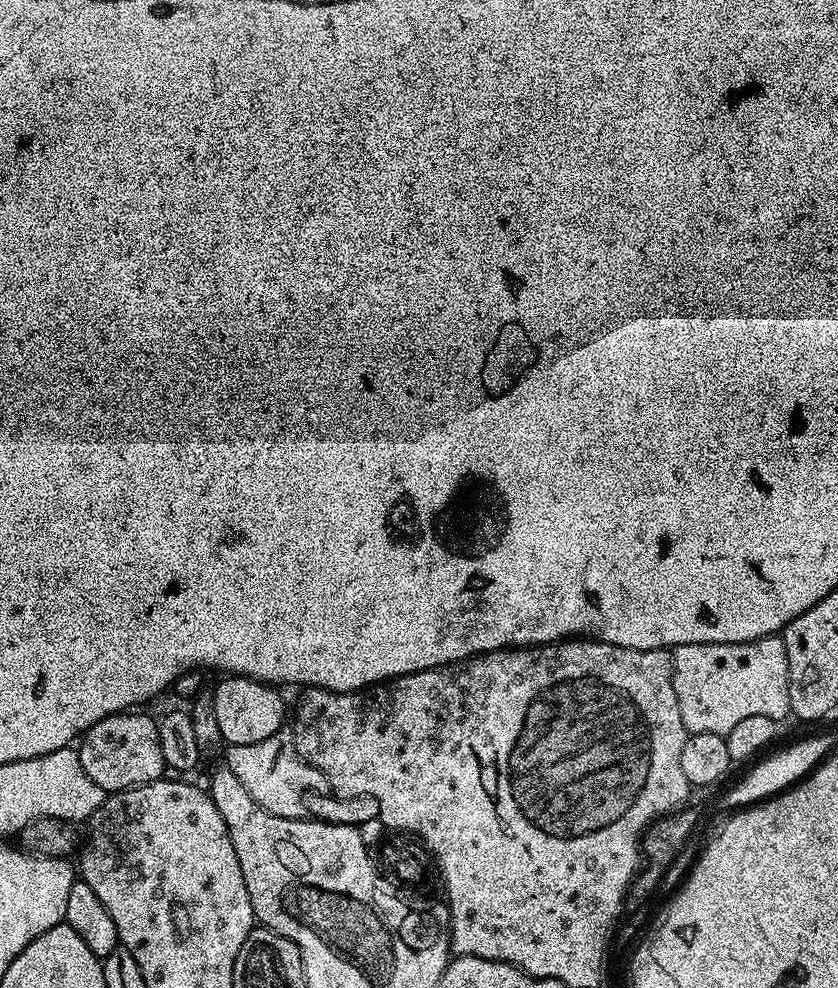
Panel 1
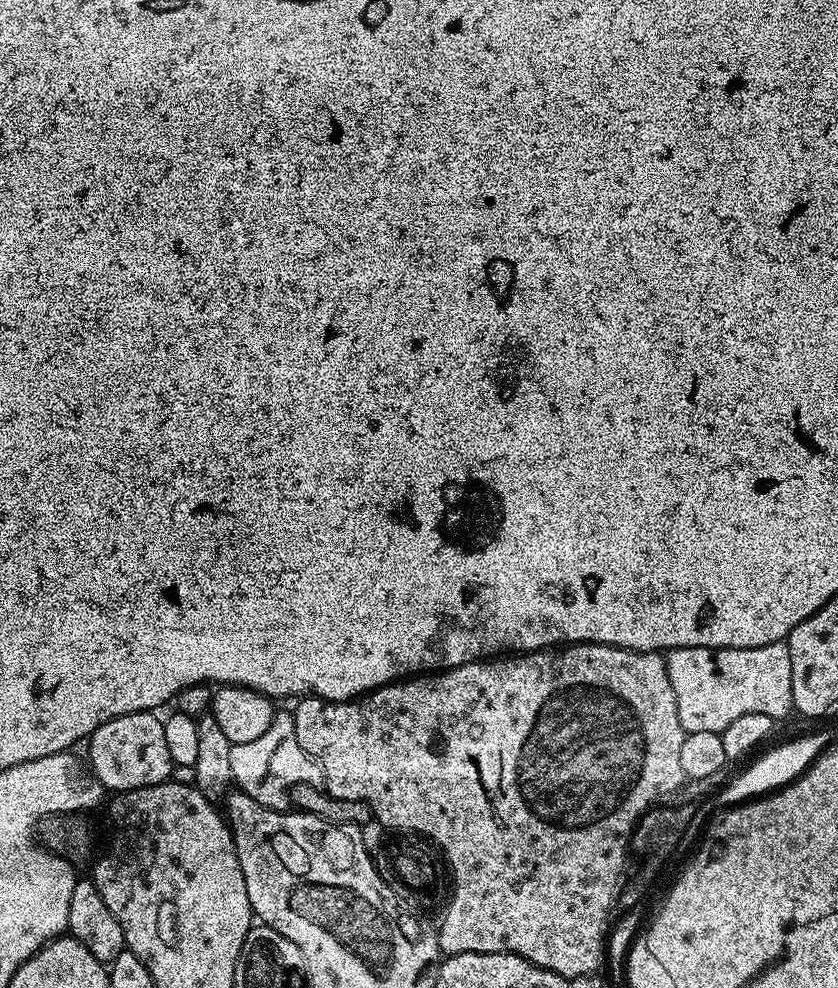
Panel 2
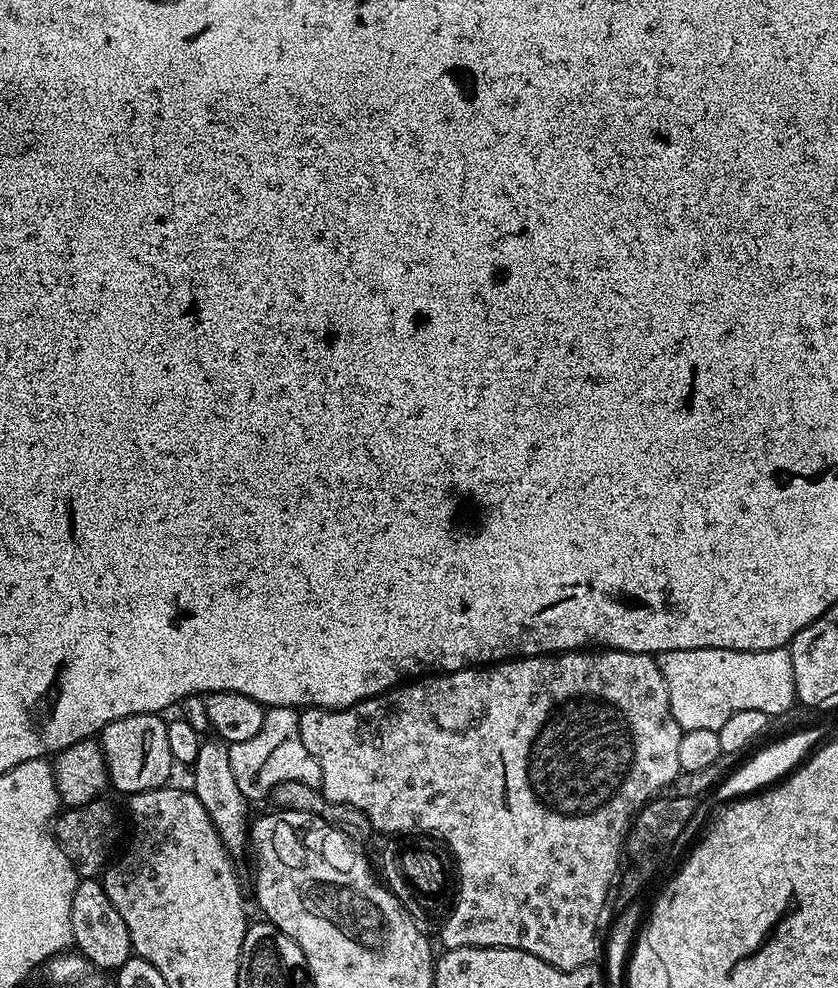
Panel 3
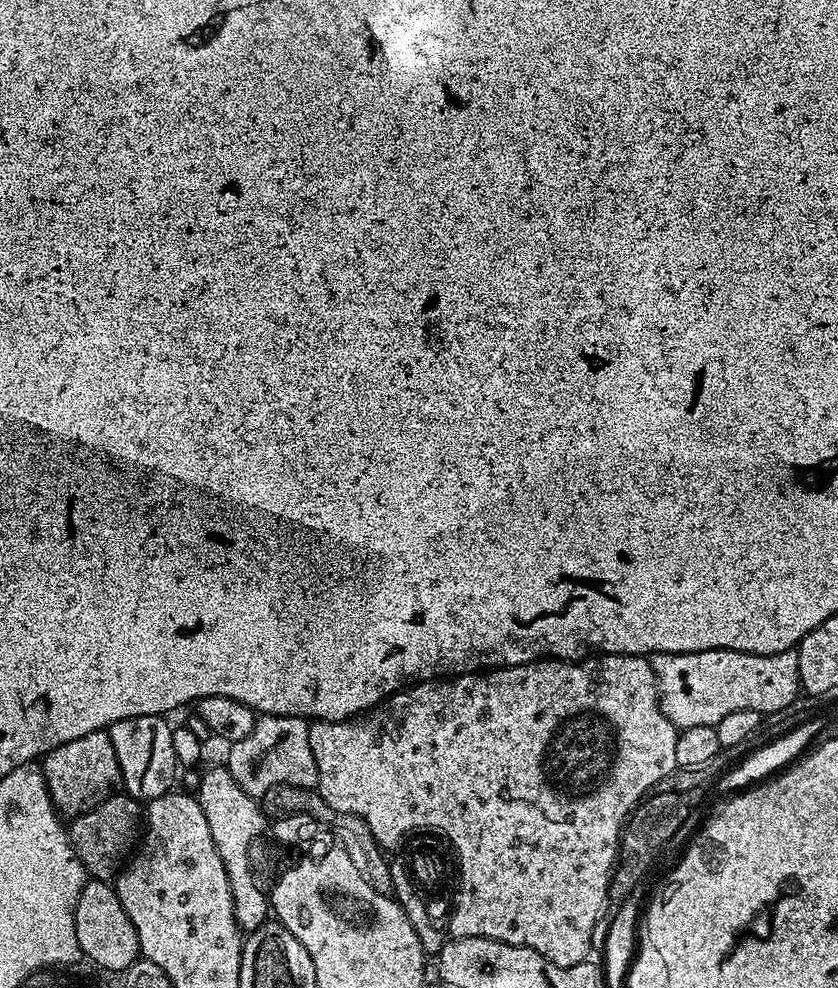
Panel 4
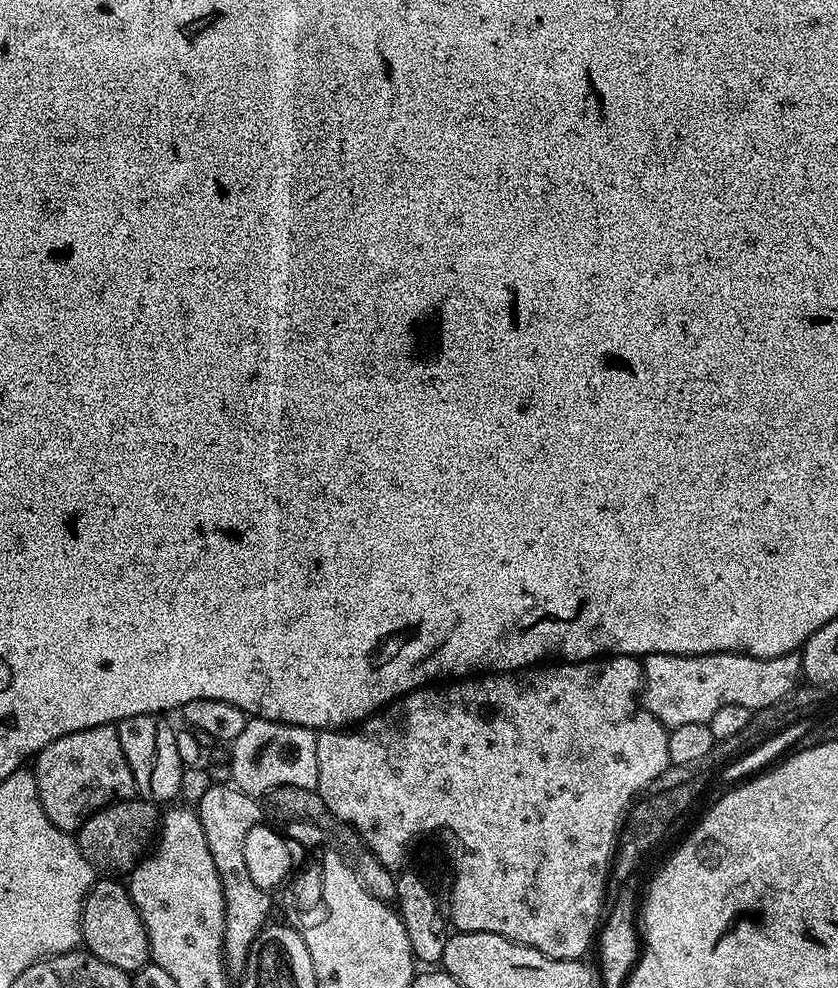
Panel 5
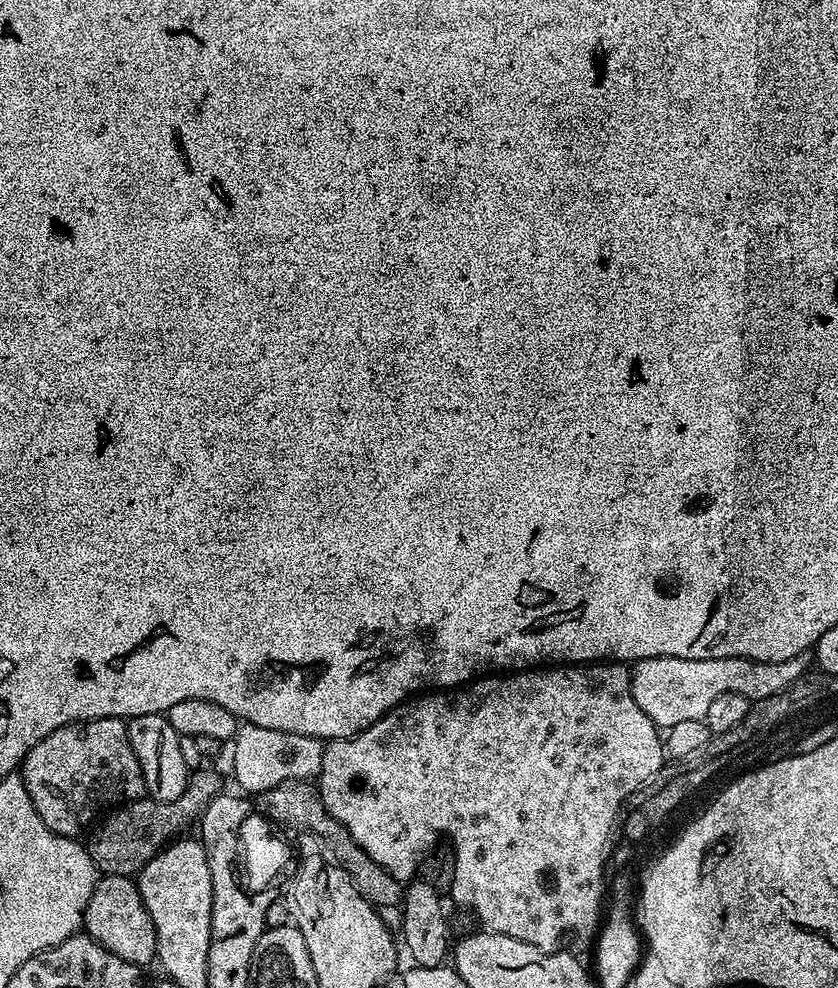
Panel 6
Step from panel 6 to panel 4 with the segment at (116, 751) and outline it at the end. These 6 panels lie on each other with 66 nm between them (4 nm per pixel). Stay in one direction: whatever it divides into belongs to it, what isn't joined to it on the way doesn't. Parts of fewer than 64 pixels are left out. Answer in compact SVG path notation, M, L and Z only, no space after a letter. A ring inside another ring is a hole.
M107 731L86 734L86 738L74 738L74 742L58 746L43 757L42 771L52 805L64 818L75 818L94 810L94 806L117 795L122 788L118 757Z

